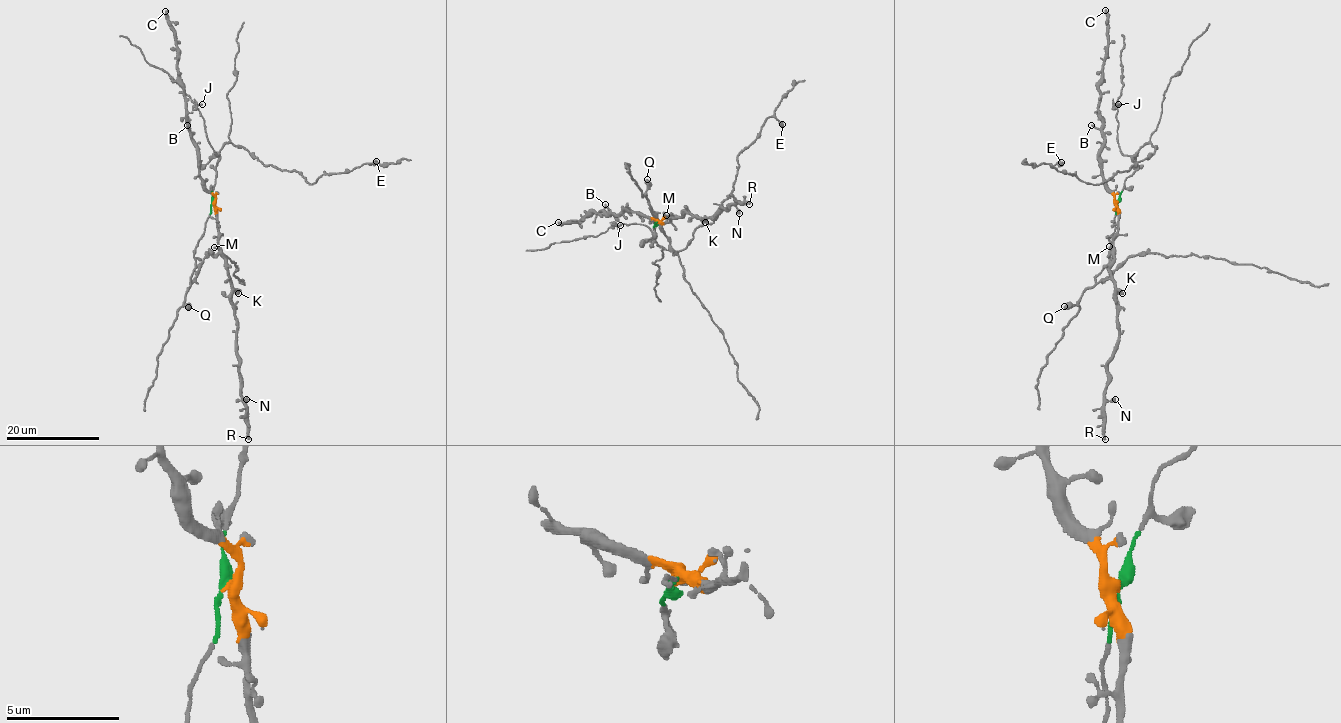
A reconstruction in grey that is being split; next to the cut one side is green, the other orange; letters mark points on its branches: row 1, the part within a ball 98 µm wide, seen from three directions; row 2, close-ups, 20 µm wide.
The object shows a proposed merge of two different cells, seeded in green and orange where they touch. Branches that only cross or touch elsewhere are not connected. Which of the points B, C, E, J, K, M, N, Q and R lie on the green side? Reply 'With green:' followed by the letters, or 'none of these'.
With green: E, J, Q

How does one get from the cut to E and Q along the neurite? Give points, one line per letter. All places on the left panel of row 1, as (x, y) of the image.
E: (212, 202), (218, 153), (226, 143), (242, 145), (264, 164), (296, 170), (309, 183), (323, 174), (377, 160)
Q: (212, 202), (185, 293), (184, 304), (188, 308)

